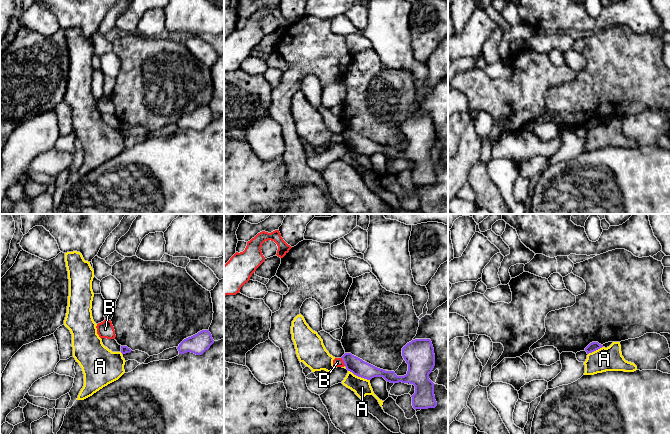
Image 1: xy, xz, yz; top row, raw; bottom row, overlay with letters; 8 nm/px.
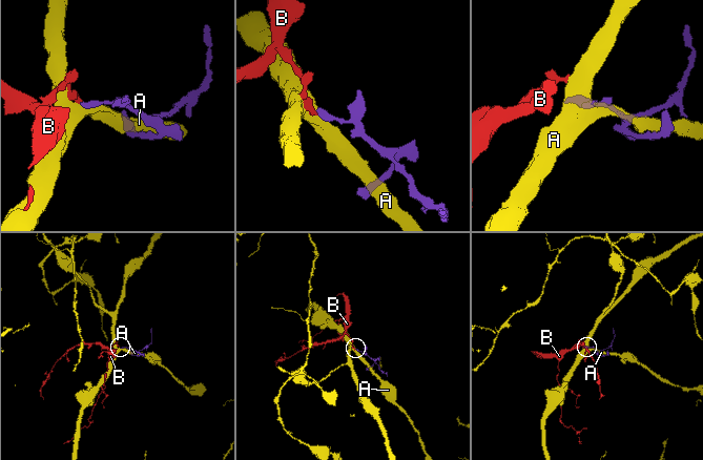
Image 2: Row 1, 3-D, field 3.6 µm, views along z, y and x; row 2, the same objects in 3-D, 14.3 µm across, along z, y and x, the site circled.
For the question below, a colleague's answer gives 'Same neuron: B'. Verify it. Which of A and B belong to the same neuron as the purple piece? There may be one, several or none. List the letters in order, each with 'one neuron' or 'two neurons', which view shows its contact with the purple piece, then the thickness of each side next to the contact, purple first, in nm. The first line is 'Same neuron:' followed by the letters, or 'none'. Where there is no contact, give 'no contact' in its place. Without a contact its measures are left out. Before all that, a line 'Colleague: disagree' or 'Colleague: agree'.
Colleague: disagree
Same neuron: none
A: two neurons; contact in xz; calibres 140 and 140 nm
B: two neurons; contact in xz; calibres 140 and 80 nm

